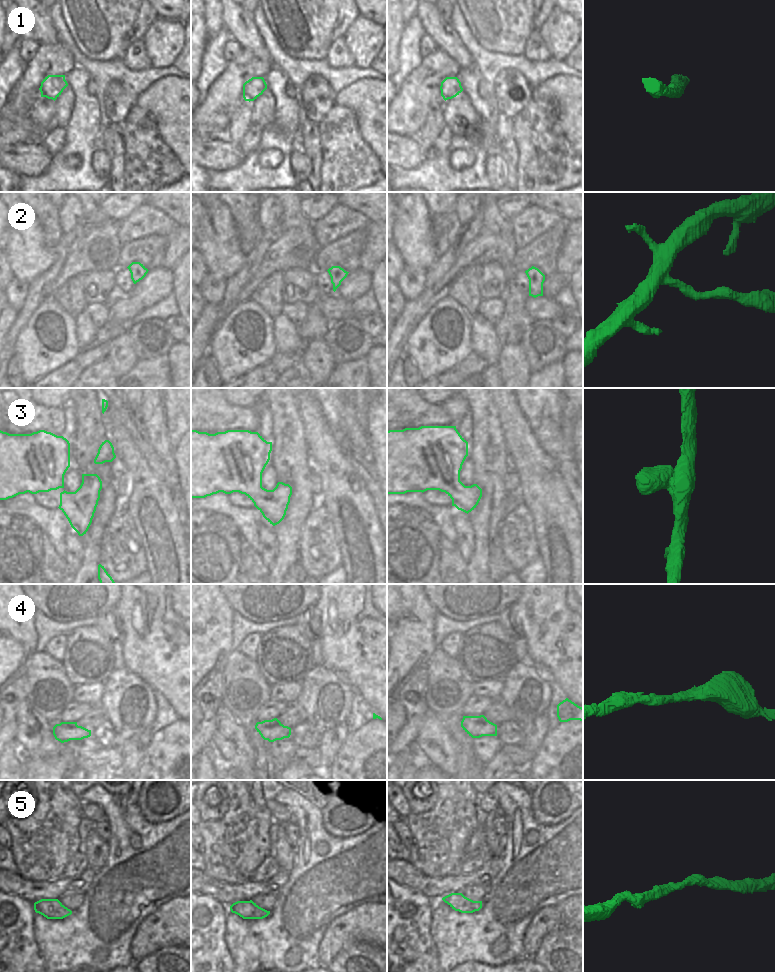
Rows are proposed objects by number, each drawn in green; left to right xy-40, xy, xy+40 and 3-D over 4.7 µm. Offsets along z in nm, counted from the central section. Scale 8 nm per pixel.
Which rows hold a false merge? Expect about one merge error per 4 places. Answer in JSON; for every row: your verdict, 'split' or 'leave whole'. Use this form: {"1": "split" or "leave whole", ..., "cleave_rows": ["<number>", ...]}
{"1": "leave whole", "2": "split", "3": "leave whole", "4": "leave whole", "5": "leave whole", "cleave_rows": ["2"]}

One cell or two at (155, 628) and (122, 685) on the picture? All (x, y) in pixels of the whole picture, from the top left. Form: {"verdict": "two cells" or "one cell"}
{"verdict": "two cells"}

